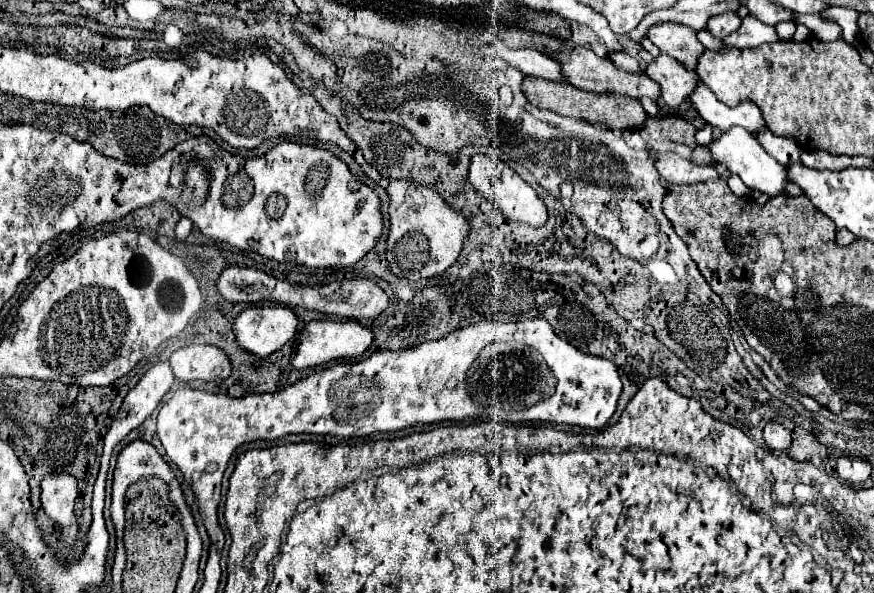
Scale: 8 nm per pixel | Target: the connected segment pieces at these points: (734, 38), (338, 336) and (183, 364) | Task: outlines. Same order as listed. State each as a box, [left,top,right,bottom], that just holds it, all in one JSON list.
[[722,15,780,47],[292,319,374,369],[170,345,230,381]]

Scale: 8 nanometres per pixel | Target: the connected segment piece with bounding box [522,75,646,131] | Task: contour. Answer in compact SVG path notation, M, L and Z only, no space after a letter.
M526 75L522 81L522 91L528 97L528 101L540 109L550 109L556 111L560 115L566 117L574 117L574 119L586 119L590 123L604 123L610 129L632 129L632 131L640 131L644 127L646 121L646 111L642 109L638 99L624 99L624 95L592 95L590 91L580 91L578 87L574 87L572 83L566 81L548 81L542 77L532 77Z

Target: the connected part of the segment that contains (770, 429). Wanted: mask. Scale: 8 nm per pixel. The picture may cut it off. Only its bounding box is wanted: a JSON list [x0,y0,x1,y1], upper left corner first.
[764,421,792,453]

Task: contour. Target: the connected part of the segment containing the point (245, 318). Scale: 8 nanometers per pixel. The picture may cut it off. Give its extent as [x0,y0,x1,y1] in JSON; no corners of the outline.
[234,307,298,357]

